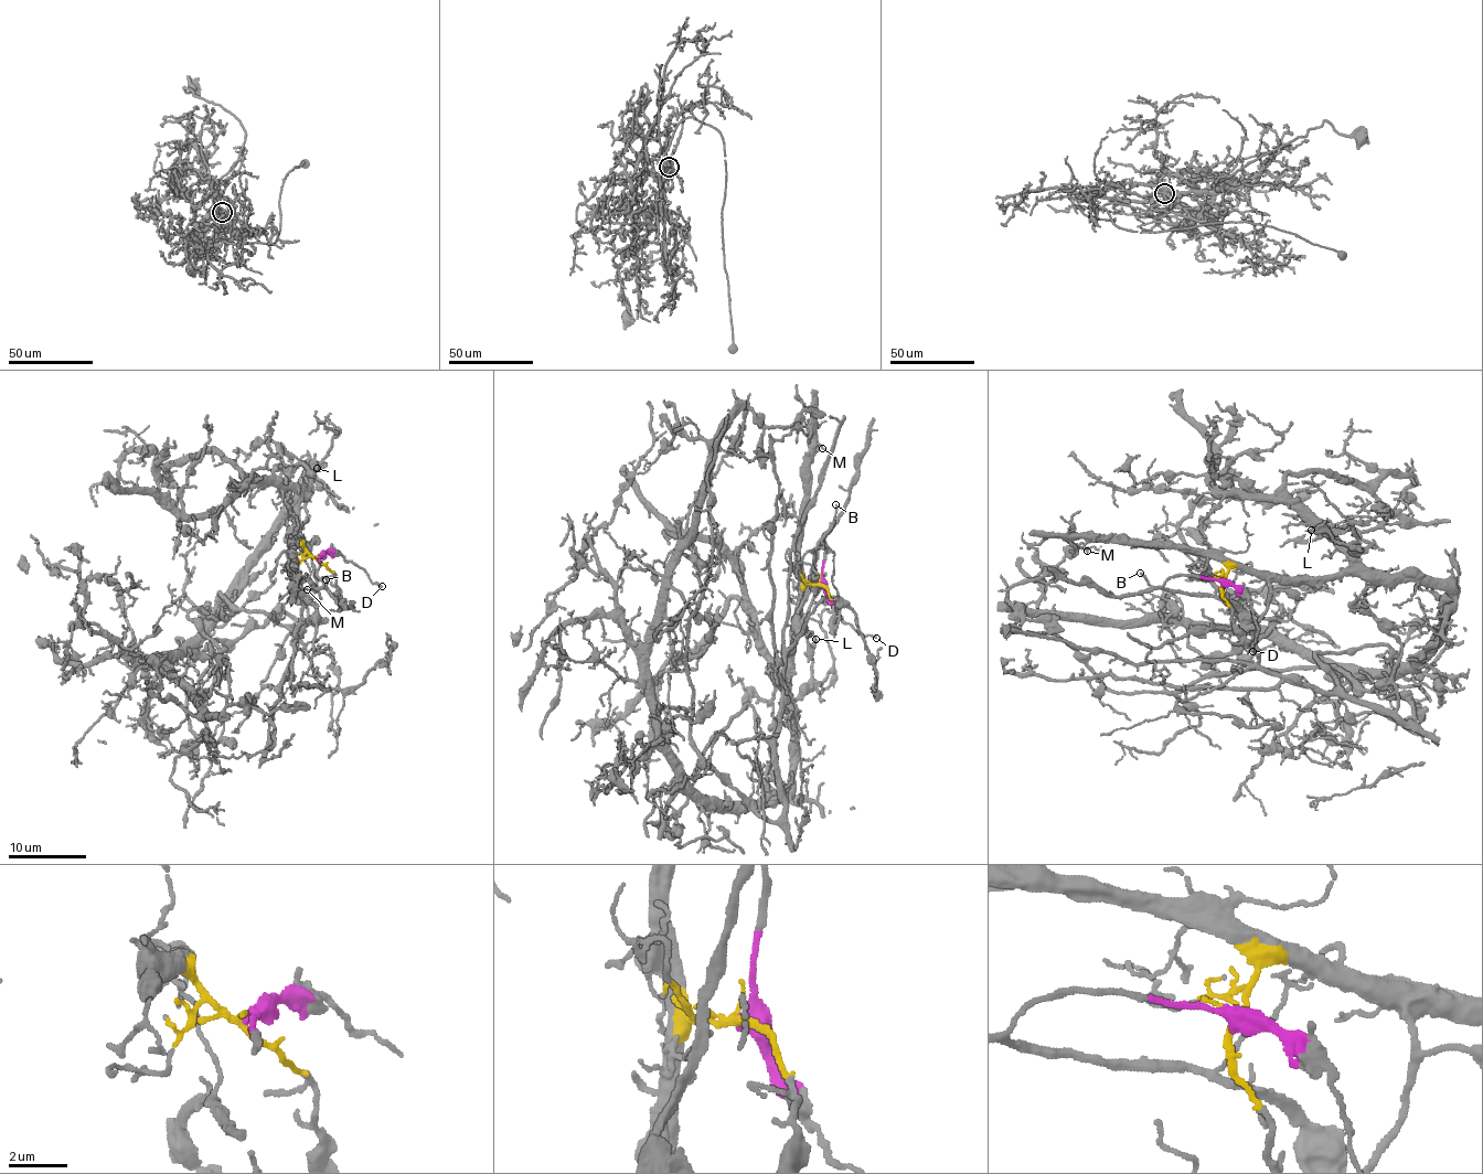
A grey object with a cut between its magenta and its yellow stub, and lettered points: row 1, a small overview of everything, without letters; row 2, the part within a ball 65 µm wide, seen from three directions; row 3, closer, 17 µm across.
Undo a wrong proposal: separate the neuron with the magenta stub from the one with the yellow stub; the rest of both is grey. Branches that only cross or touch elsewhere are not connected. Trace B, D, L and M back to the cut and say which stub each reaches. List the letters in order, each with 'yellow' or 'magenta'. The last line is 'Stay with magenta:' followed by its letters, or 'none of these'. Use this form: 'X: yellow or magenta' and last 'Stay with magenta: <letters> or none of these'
B: magenta
D: magenta
L: yellow
M: yellow
Stay with magenta: B, D

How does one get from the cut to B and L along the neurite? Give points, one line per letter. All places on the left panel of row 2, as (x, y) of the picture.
B: (317, 558), (320, 556), (317, 575), (327, 588), (326, 579)
L: (317, 558), (296, 533), (296, 488), (273, 472), (299, 463), (309, 471), (316, 470), (315, 465), (317, 468)

